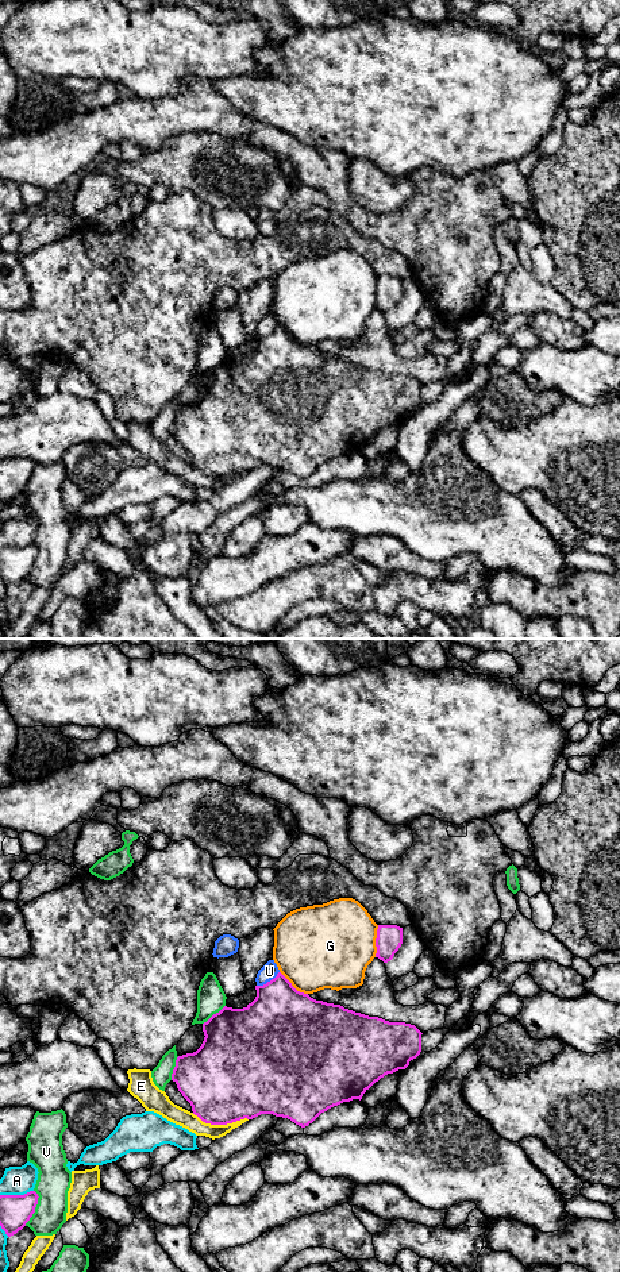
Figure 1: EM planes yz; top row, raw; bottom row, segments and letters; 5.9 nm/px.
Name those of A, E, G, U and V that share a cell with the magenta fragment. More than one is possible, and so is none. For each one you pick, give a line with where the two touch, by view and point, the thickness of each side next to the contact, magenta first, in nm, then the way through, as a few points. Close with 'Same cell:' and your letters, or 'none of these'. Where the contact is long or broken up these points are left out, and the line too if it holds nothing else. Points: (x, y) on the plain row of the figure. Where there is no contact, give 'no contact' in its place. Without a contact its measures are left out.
Same cell: none of these

